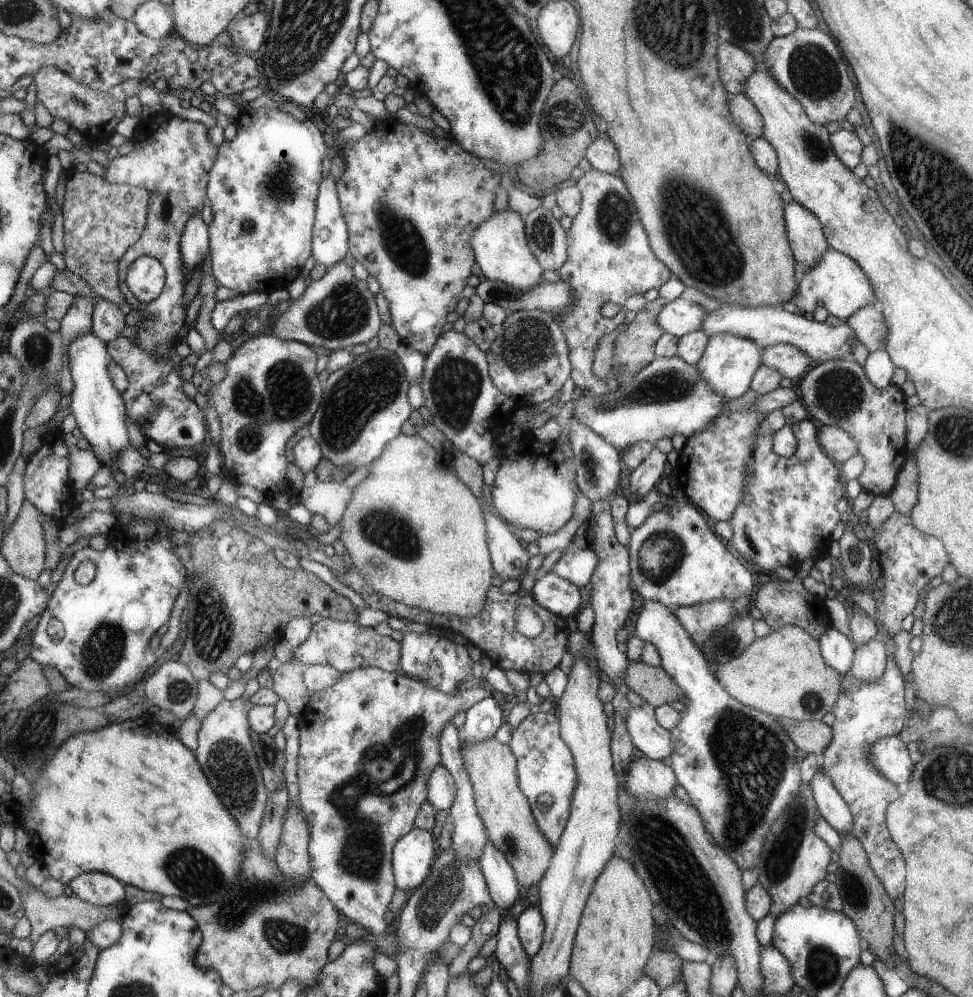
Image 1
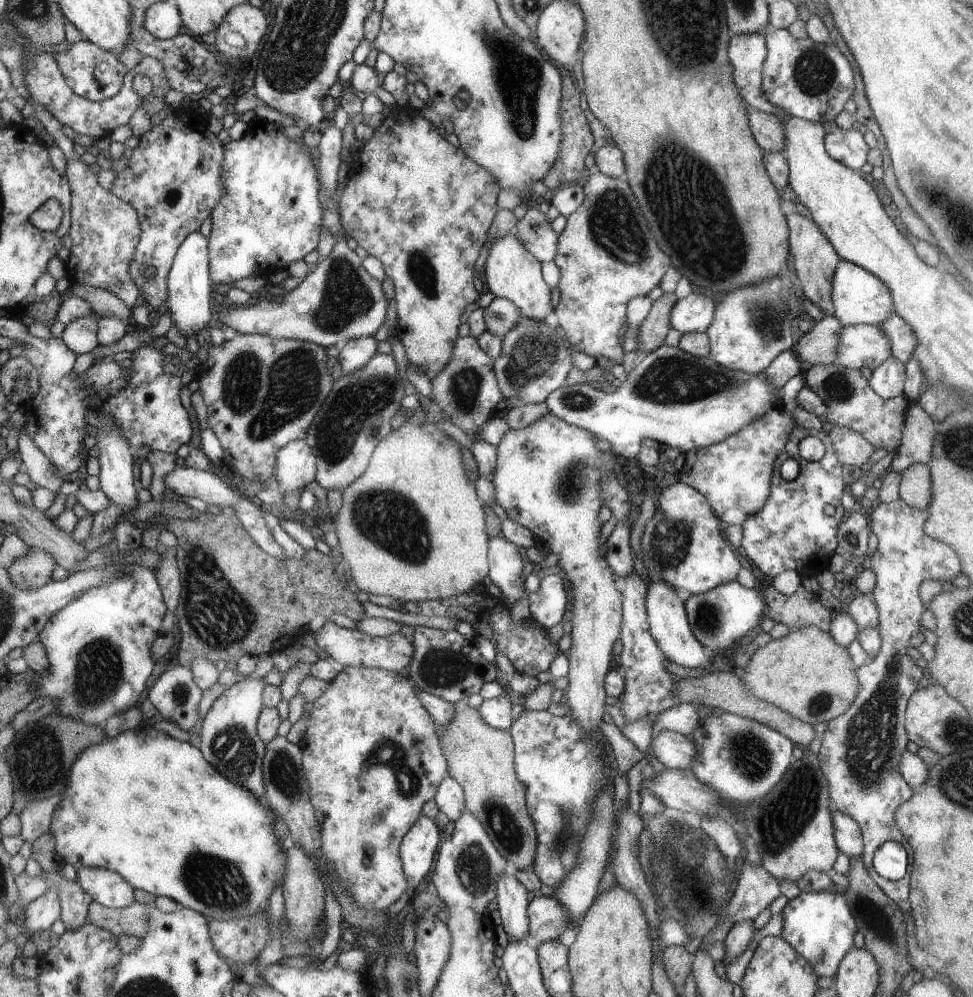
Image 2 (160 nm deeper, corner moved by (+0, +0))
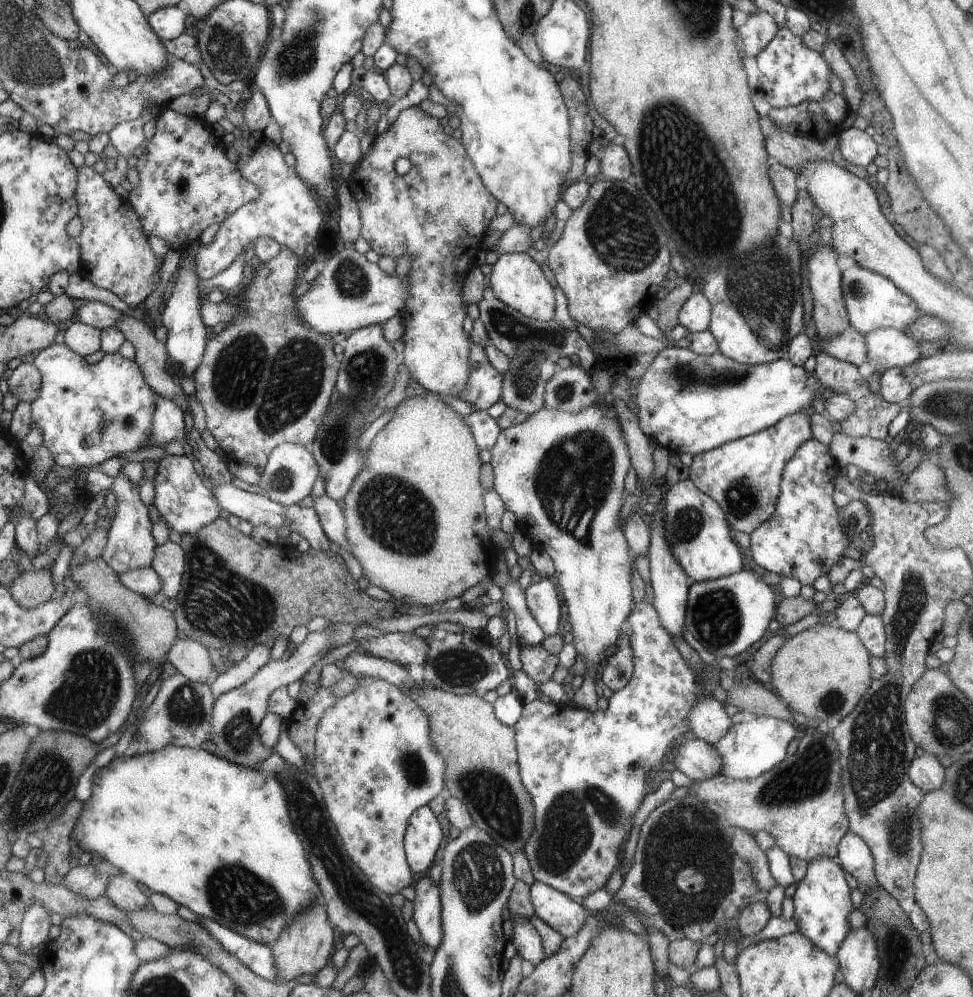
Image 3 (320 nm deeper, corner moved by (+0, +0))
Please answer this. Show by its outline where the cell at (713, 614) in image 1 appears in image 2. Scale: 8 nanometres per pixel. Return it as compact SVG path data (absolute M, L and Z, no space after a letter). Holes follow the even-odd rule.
M736 580L710 588L704 593L685 595L684 601L686 615L695 638L699 644L713 651L734 647L737 638L749 634L749 630L755 628L757 622L761 622L761 614L766 605L753 587L745 588Z

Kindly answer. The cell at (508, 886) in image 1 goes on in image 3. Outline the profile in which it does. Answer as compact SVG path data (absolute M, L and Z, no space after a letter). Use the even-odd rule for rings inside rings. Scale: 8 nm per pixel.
M512 918L512 938L509 940L515 946L516 953L534 966L544 959L546 954L536 928L530 924L528 918Z

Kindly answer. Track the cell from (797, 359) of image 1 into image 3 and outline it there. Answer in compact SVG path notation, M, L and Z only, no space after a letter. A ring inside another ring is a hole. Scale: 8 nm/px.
M850 326L836 337L828 341L821 341L821 352L834 356L856 367L866 361L866 346L862 333L853 330Z

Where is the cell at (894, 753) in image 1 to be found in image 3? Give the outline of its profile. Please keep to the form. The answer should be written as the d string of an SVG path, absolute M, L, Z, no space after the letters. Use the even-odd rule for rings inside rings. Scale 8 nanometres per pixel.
M924 752L910 762L909 775L924 793L943 784L943 766L939 763L939 758L931 753Z

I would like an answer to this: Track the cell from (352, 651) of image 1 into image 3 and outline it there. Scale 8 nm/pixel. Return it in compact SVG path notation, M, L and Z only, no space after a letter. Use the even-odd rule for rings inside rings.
M385 633L360 641L355 649L378 656L406 667L409 664L423 665L429 645L414 633Z

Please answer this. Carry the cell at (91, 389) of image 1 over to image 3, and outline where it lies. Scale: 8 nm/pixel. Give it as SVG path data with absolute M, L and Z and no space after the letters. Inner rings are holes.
M118 474L108 490L116 495L117 512L109 525L108 543L102 557L117 573L126 573L135 569L148 569L153 566L157 542L153 538L153 526L149 519L149 507L145 506L137 484L133 484L127 476Z

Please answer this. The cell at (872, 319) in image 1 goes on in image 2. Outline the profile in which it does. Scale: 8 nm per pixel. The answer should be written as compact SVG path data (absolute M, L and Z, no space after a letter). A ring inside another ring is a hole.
M893 314L878 324L888 336L891 356L905 364L912 356L917 341L911 327L899 316Z

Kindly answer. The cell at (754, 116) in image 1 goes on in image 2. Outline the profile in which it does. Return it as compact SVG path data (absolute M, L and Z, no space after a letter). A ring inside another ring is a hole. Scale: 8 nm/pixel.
M754 110L747 112L750 131L758 145L768 153L782 153L786 143L783 122L776 115Z

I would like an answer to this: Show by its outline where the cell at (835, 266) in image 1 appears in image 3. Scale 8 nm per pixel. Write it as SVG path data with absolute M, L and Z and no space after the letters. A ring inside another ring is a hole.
M852 266L842 272L842 295L845 297L846 312L850 327L857 332L871 332L877 328L907 328L921 315L918 305L911 300L892 280L861 266Z

